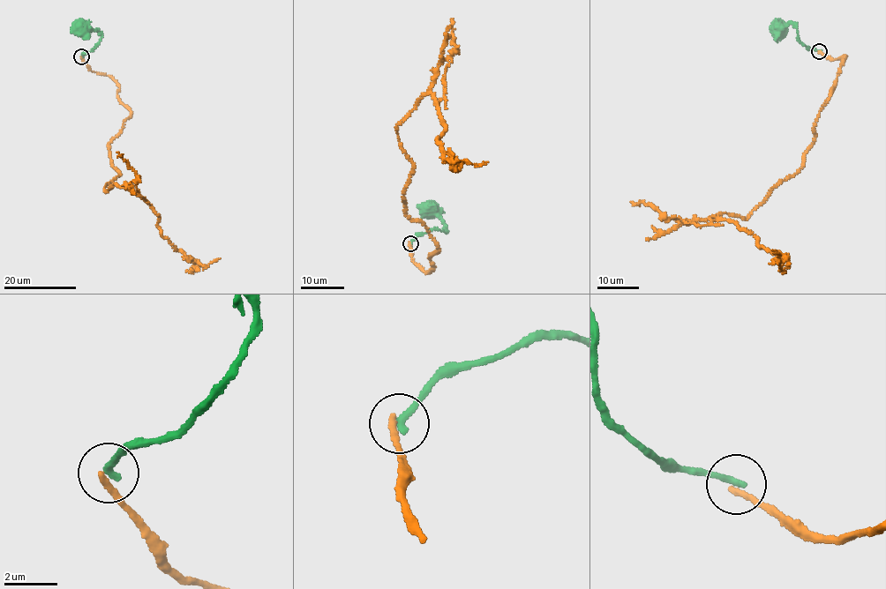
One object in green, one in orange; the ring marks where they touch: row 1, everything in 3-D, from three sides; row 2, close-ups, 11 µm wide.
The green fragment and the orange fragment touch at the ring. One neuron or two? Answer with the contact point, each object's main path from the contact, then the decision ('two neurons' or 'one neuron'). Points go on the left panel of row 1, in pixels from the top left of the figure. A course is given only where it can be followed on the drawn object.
at (81, 56); green runs (81, 57), (93, 50), (101, 35), (96, 30), (82, 26); orange runs (81, 57), (130, 114), (104, 190), (141, 197), (186, 256), (221, 257); two neurons

